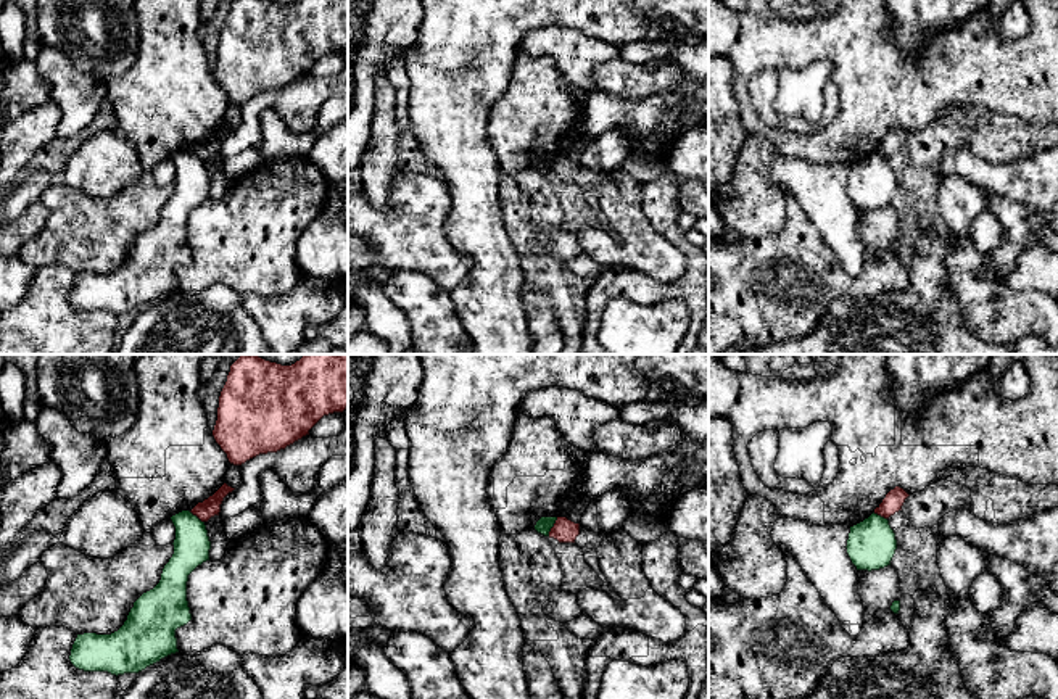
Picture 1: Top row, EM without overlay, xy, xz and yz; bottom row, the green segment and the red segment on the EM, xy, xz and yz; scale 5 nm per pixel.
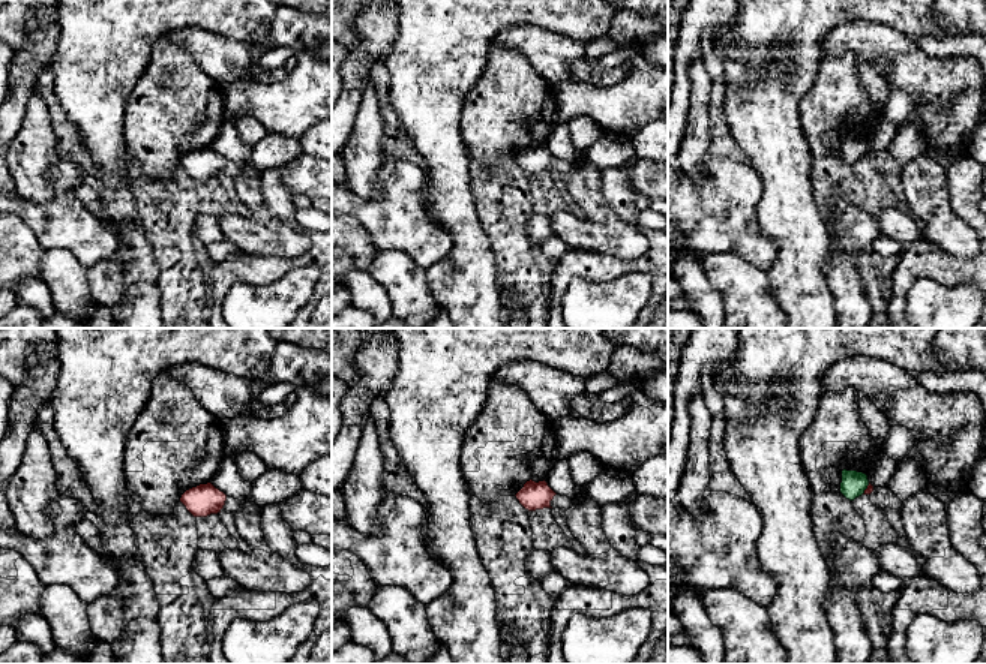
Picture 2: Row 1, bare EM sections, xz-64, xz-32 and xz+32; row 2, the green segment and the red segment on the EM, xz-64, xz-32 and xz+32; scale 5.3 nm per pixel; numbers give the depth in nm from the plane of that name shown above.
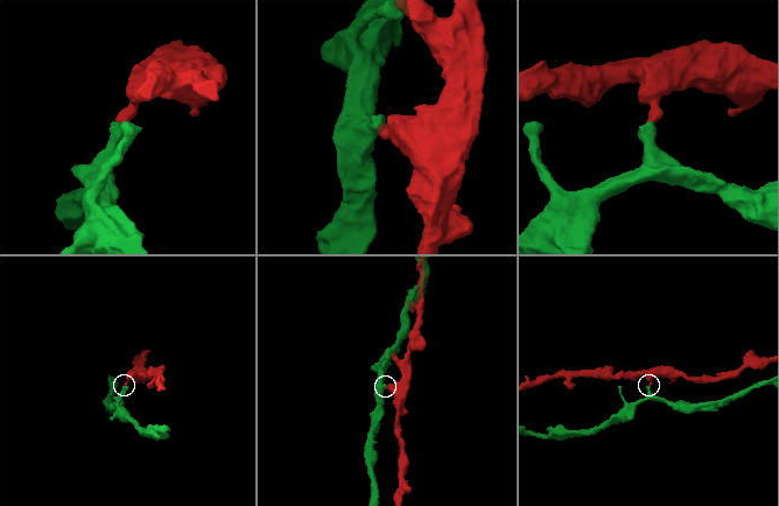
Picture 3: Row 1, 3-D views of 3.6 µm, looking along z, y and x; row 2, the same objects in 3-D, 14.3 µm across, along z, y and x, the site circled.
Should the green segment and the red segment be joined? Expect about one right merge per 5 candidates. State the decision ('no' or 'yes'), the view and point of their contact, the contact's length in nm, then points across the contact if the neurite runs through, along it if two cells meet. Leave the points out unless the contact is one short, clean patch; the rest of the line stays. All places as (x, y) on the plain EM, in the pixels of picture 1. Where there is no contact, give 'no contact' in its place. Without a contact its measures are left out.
no | xz (553, 165) | 110 nm | along xz (557, 157), (548, 174)

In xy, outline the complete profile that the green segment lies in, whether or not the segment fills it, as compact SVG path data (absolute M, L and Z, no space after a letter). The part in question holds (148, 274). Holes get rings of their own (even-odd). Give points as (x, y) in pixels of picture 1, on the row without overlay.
M190 150L171 156L174 193L159 222L143 232L124 264L111 274L77 274L69 300L84 311L138 312L179 292L176 269L192 259L187 240L188 214L209 200L211 180L205 161Z

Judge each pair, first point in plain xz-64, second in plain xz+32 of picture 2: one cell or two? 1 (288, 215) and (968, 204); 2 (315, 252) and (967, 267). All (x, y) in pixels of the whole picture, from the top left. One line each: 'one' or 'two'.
1: one
2: one

